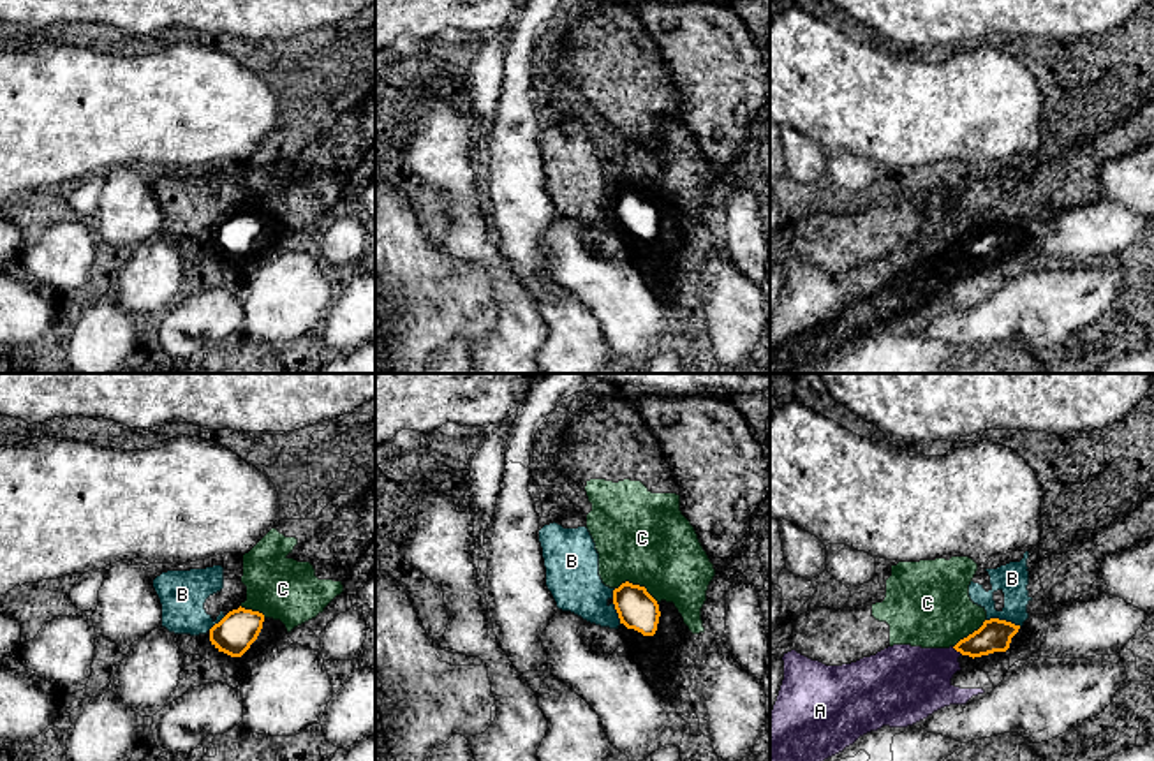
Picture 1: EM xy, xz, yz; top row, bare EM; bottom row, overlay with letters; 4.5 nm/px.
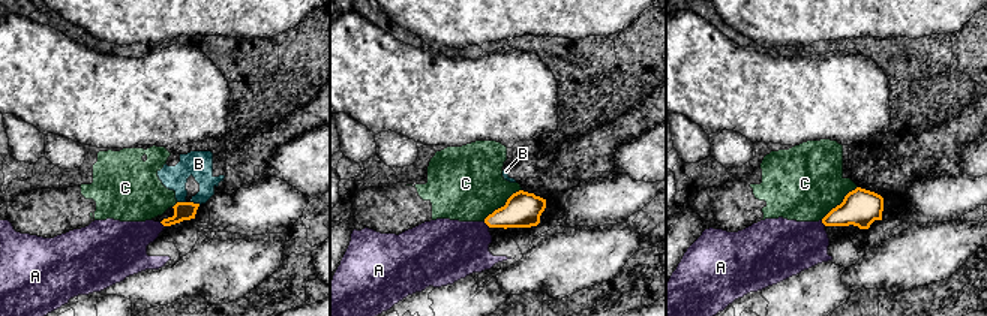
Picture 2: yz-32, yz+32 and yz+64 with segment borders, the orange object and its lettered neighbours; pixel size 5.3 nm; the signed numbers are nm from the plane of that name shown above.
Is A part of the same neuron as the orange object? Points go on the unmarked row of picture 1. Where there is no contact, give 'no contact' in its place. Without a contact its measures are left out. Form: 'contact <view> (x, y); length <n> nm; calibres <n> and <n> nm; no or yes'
contact yz (957, 256); length 70 nm; calibres 150 and 320 nm; yes

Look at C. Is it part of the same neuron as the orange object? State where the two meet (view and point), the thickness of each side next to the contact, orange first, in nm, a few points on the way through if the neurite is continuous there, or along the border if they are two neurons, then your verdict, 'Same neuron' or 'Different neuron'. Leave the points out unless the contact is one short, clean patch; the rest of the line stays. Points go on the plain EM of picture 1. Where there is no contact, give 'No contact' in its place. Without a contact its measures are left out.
Touches orange at xz (636, 191). Thickness 180 nm (orange) against 420 nm. Boundary: xz (615, 192), (626, 187), (638, 189), (658, 206). Different neuron

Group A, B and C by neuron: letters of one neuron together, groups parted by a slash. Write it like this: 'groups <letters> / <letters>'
groups A / B / C

